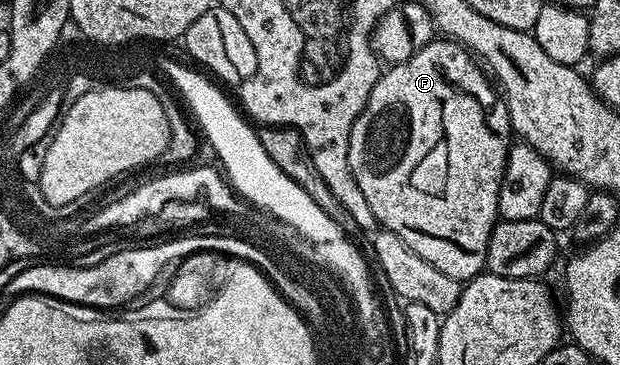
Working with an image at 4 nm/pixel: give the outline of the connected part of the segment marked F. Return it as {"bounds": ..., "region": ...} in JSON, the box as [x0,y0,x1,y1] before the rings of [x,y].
{"bounds":[348,39,514,283],"region":[[[433,39],[426,47],[418,49],[410,59],[385,68],[381,72],[374,91],[370,91],[370,99],[366,103],[366,107],[352,125],[348,162],[350,171],[354,175],[354,183],[358,183],[366,203],[370,203],[370,211],[374,211],[377,226],[398,235],[398,239],[402,239],[402,243],[406,243],[406,247],[410,247],[410,251],[414,251],[414,255],[422,255],[422,259],[426,259],[426,263],[430,263],[430,267],[438,267],[438,271],[442,271],[442,275],[450,275],[450,279],[458,279],[461,283],[467,283],[473,277],[479,277],[486,269],[486,247],[490,243],[490,231],[498,220],[500,184],[508,162],[508,151],[513,144],[514,134],[508,108],[505,107],[503,100],[498,99],[497,90],[494,88],[489,74],[481,68],[476,58],[459,41]]]}

